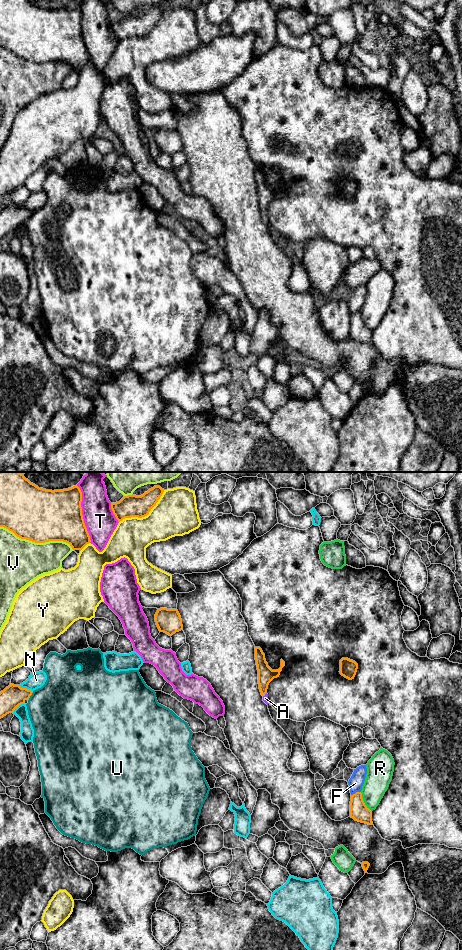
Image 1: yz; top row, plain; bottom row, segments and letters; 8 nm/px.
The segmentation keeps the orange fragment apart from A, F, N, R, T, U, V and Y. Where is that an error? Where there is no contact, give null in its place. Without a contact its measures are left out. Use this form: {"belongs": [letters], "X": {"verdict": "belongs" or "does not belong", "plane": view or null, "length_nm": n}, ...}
{"belongs": ["A"], "A": {"verdict": "belongs", "plane": "yz", "length_nm": 50}, "F": {"verdict": "does not belong", "plane": "yz", "length_nm": 90}, "N": {"verdict": "does not belong", "plane": "yz", "length_nm": 130}, "R": {"verdict": "does not belong", "plane": "yz", "length_nm": 180}, "T": {"verdict": "does not belong", "plane": "yz", "length_nm": 480}, "U": {"verdict": "does not belong", "plane": "yz", "length_nm": 90}, "V": {"verdict": "does not belong", "plane": "yz", "length_nm": 600}, "Y": {"verdict": "does not belong", "plane": "yz", "length_nm": 440}}

